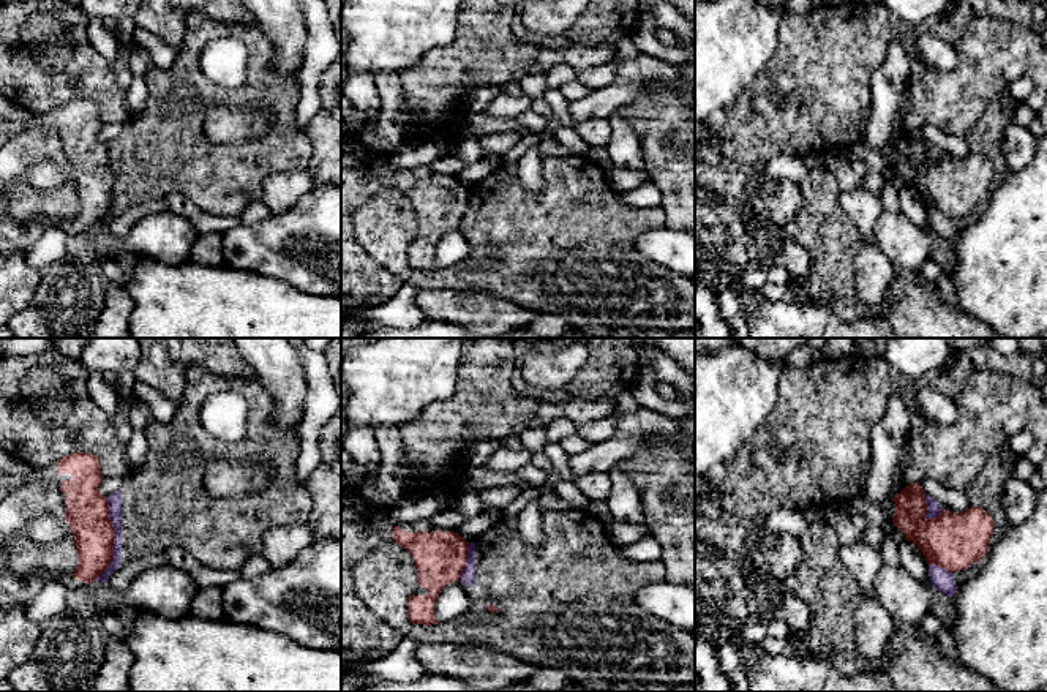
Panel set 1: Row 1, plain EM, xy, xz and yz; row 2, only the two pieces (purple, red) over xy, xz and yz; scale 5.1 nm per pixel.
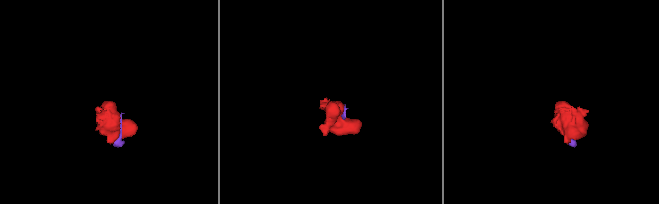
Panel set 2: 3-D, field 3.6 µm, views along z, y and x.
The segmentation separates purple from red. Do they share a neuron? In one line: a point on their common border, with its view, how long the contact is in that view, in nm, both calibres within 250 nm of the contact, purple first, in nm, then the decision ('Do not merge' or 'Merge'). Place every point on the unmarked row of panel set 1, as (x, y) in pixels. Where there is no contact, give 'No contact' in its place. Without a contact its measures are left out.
Touches purple at xy (116, 185). Shared border 420 nm. Thickness 70 nm (purple) against 220 nm. Do not merge

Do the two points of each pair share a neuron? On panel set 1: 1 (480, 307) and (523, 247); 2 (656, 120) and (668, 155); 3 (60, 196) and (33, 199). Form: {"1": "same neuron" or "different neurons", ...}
{"1": "different neurons", "2": "same neuron", "3": "same neuron"}

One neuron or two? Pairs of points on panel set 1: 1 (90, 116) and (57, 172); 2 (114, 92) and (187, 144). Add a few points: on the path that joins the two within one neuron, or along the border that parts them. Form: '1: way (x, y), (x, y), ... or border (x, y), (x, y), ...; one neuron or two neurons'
1: way (84, 130), (82, 150), (71, 161); one neuron
2: border (131, 116), (125, 122); two neurons

